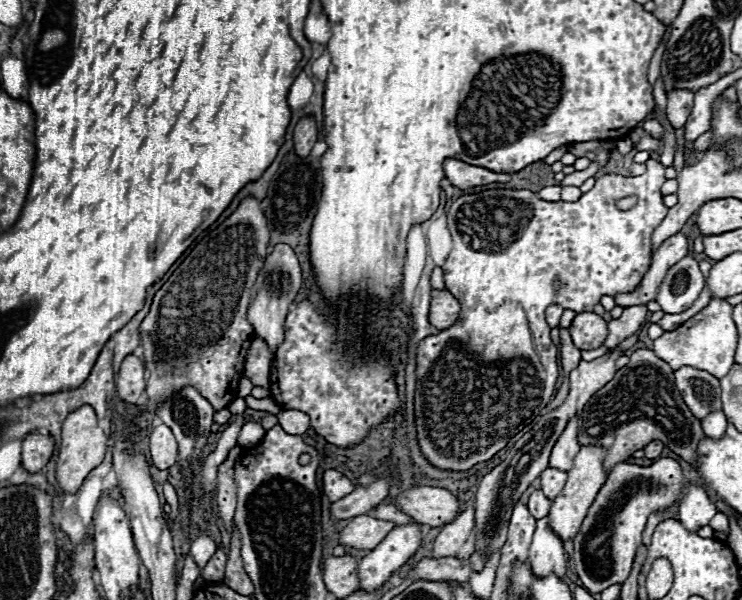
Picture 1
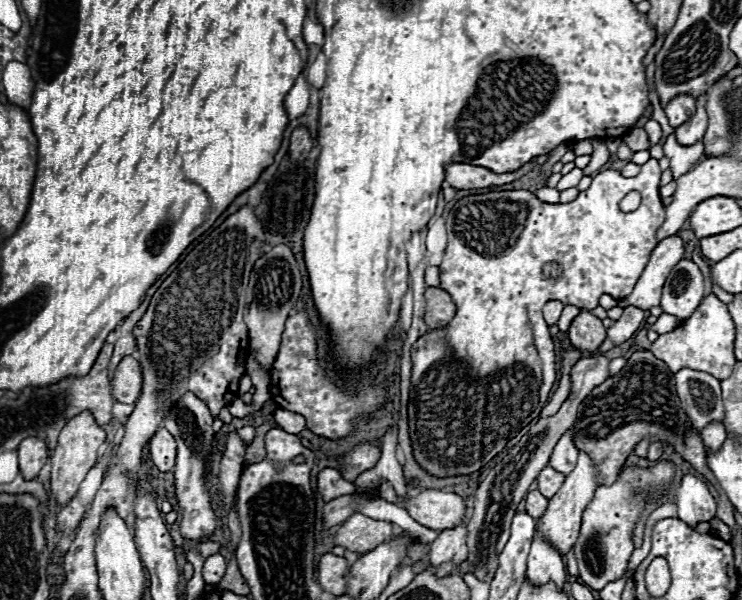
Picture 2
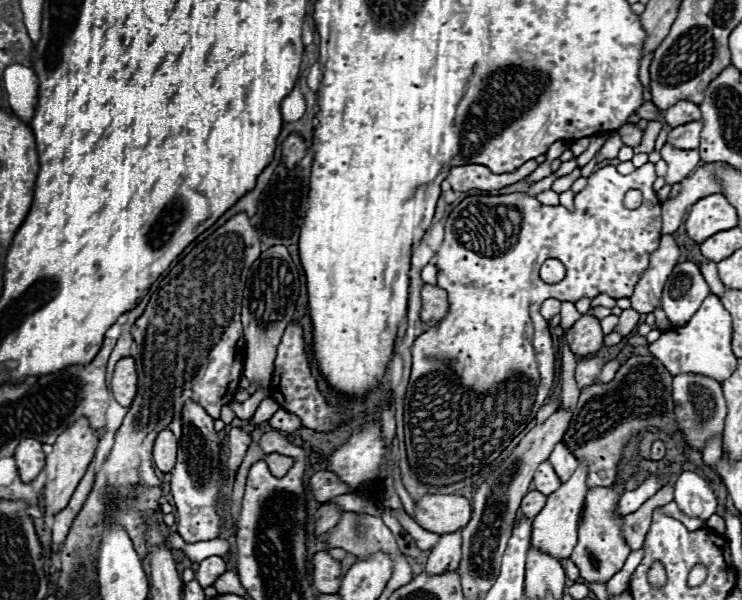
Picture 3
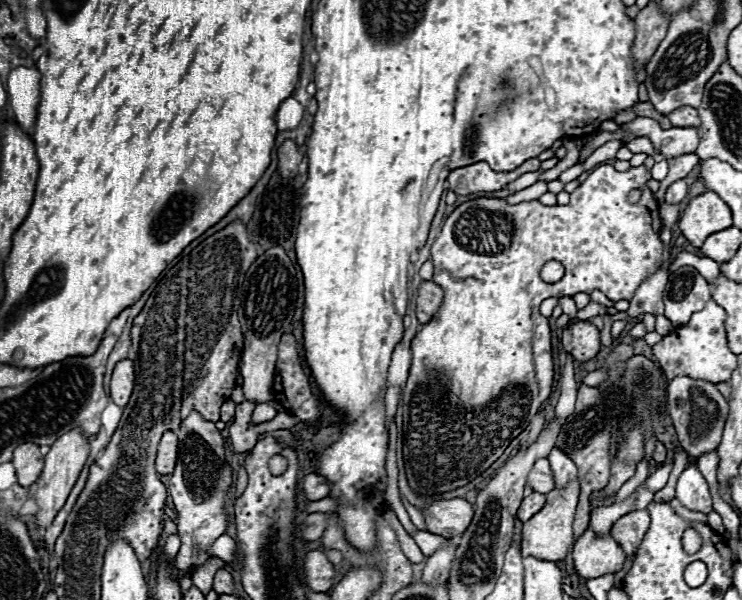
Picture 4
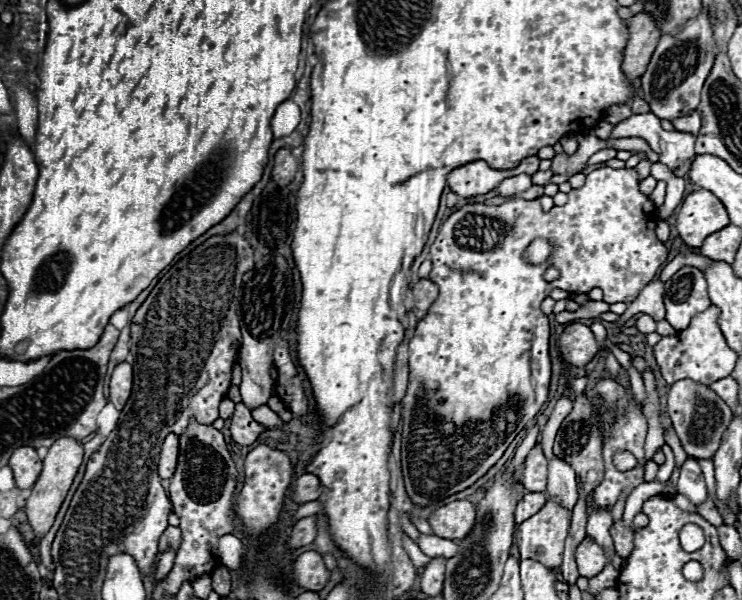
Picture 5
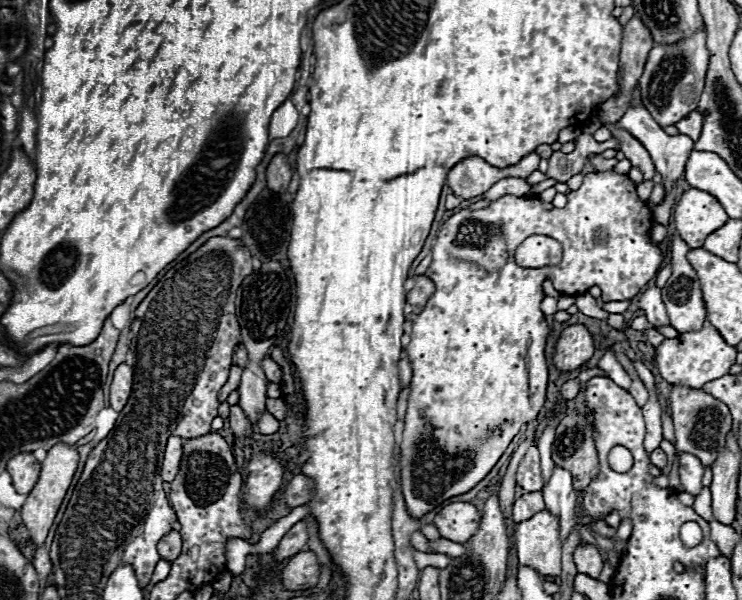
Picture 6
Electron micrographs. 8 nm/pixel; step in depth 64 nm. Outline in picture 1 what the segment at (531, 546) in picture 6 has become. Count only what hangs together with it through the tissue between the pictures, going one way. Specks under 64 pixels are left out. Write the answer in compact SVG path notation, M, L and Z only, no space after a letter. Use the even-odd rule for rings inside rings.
M582 446L578 456L574 458L574 468L568 472L568 480L566 480L564 490L558 494L558 498L552 500L552 508L548 512L548 518L550 518L548 526L550 526L550 530L554 530L554 534L558 534L558 538L562 538L562 542L574 540L574 536L580 530L582 518L586 516L586 510L594 502L602 484L606 482L606 474L604 474L604 468L602 468L602 458L604 458L604 448L600 448L600 446Z

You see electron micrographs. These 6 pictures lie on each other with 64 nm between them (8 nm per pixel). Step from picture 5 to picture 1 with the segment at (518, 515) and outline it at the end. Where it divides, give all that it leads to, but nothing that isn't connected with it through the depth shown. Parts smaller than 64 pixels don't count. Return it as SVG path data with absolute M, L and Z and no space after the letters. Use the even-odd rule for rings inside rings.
M534 490L534 492L530 494L530 500L528 500L528 510L530 510L530 514L534 514L534 518L538 520L538 518L544 518L544 516L548 514L550 504L552 504L552 502L542 494L542 490Z

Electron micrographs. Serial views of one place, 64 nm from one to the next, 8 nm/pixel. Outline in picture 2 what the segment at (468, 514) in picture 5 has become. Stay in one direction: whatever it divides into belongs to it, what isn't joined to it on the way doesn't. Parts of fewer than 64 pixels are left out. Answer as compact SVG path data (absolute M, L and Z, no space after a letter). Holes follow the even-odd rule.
M422 490L416 498L410 498L404 508L418 524L430 530L448 530L450 526L468 520L466 502L458 494L440 490Z

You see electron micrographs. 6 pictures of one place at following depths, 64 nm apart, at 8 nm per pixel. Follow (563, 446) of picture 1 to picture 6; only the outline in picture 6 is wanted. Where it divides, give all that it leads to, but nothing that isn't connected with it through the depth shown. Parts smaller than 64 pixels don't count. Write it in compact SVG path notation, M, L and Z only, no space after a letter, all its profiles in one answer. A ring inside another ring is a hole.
M554 468L552 478L544 486L542 494L544 494L546 508L560 520L560 542L564 542L576 526L574 506L576 506L578 492L572 488L570 472L562 468Z

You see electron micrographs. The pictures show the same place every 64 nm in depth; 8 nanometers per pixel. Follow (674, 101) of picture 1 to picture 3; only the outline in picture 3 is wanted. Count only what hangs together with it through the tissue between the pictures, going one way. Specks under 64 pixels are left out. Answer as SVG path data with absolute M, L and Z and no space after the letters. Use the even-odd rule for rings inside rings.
M678 102L678 104L674 104L672 108L668 108L668 110L664 112L664 118L666 118L666 122L668 122L672 128L676 128L676 126L682 126L682 124L686 124L686 122L700 120L700 110L698 110L698 106L692 104L692 102Z

